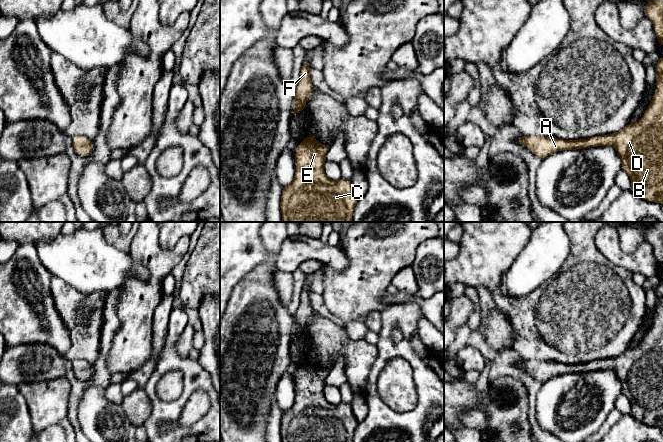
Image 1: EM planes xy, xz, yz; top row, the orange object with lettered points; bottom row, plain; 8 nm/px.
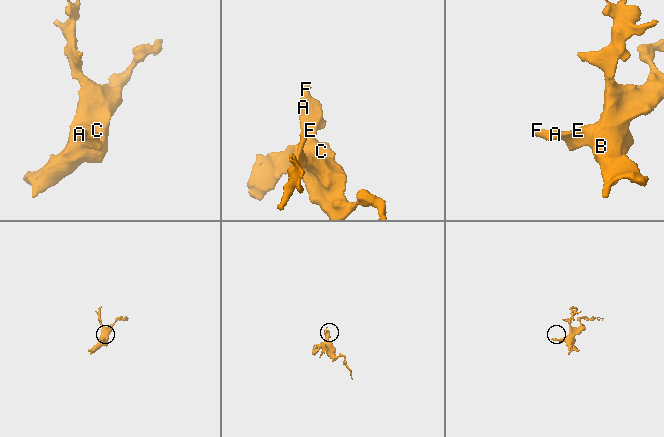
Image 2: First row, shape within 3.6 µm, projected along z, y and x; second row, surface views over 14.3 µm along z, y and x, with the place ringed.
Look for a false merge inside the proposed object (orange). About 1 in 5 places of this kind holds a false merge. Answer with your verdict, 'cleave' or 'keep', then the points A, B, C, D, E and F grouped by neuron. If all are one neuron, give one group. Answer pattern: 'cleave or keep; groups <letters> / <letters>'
keep; groups A B C D E F

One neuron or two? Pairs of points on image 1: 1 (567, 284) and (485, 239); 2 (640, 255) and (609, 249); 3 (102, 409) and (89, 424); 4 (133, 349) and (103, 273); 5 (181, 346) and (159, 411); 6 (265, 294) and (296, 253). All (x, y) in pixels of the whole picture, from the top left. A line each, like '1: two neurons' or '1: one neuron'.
1: one neuron
2: one neuron
3: one neuron
4: two neurons
5: two neurons
6: two neurons

